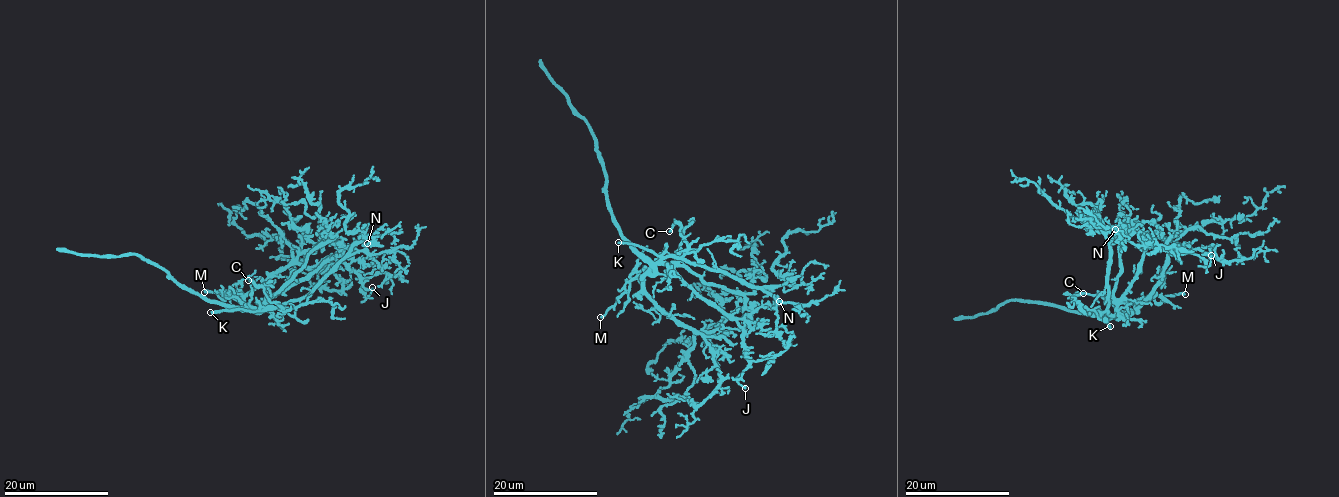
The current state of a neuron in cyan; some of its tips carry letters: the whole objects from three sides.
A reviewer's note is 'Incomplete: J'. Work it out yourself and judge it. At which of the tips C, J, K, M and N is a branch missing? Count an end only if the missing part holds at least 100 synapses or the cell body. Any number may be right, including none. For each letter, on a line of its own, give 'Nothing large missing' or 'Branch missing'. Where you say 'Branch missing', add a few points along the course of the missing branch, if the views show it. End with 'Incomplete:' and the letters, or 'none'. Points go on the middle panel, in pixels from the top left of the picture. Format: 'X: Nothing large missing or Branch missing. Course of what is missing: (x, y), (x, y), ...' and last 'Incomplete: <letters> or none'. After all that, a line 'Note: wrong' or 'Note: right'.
C: Nothing large missing
J: Nothing large missing
K: Branch missing. Course of what is missing: (618, 242), (583, 241), (561, 260)
M: Nothing large missing
N: Nothing large missing
Incomplete: K
Note: wrong

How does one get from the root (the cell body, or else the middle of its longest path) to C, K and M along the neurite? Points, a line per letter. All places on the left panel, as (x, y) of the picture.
C: (258, 310), (269, 293), (266, 292), (267, 285), (257, 286), (248, 280)
K: (258, 310), (210, 312)
M: (258, 310), (250, 311), (222, 293), (222, 299), (217, 292), (204, 292)

